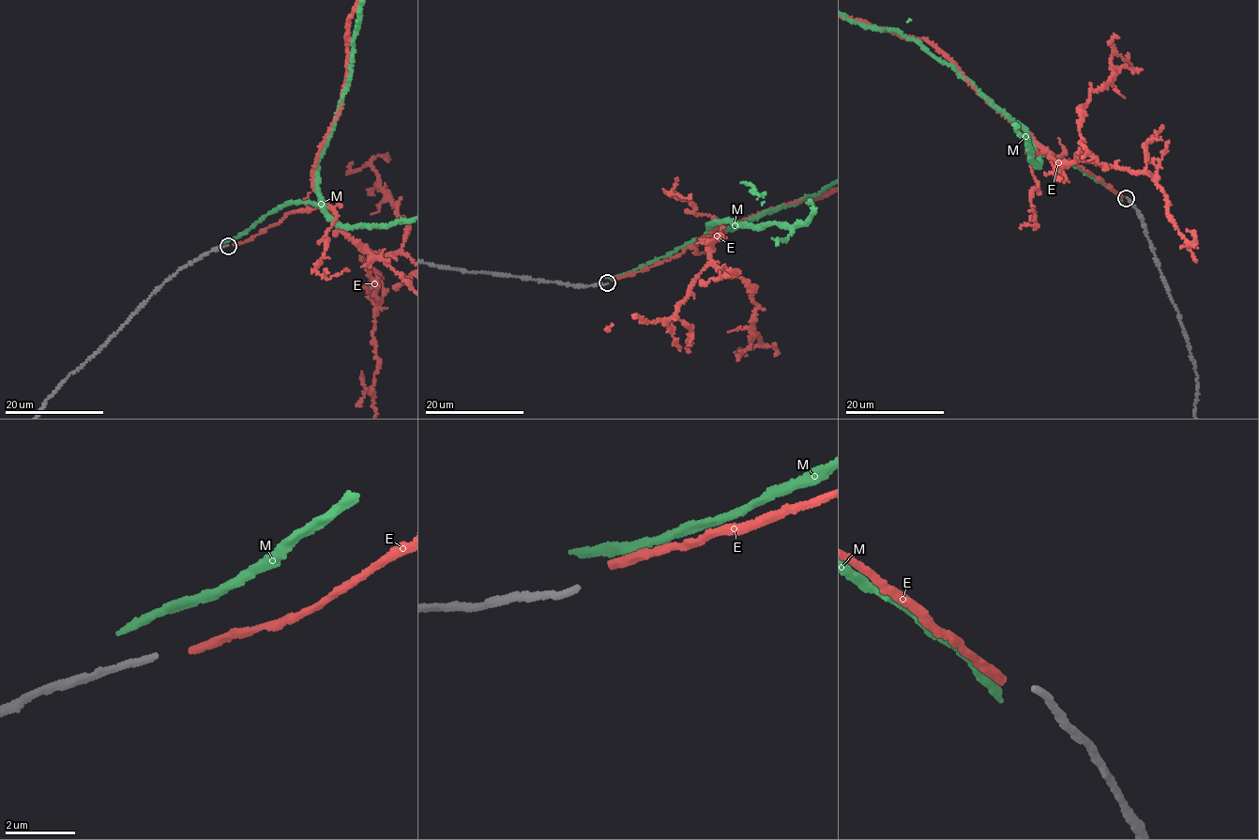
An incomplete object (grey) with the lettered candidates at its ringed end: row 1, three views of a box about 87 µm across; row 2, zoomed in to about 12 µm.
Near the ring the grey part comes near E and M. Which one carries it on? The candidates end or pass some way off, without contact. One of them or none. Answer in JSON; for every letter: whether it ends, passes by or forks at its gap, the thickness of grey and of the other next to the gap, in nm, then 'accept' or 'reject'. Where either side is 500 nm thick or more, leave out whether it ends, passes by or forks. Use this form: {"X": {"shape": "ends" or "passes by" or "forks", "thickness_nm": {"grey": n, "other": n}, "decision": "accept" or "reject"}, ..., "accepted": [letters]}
{"E": {"shape": "ends", "thickness_nm": {"grey": 170, "other": 220}, "decision": "accept"}, "M": {"shape": "ends", "thickness_nm": {"grey": 170, "other": 320}, "decision": "reject"}, "accepted": ["E"]}

